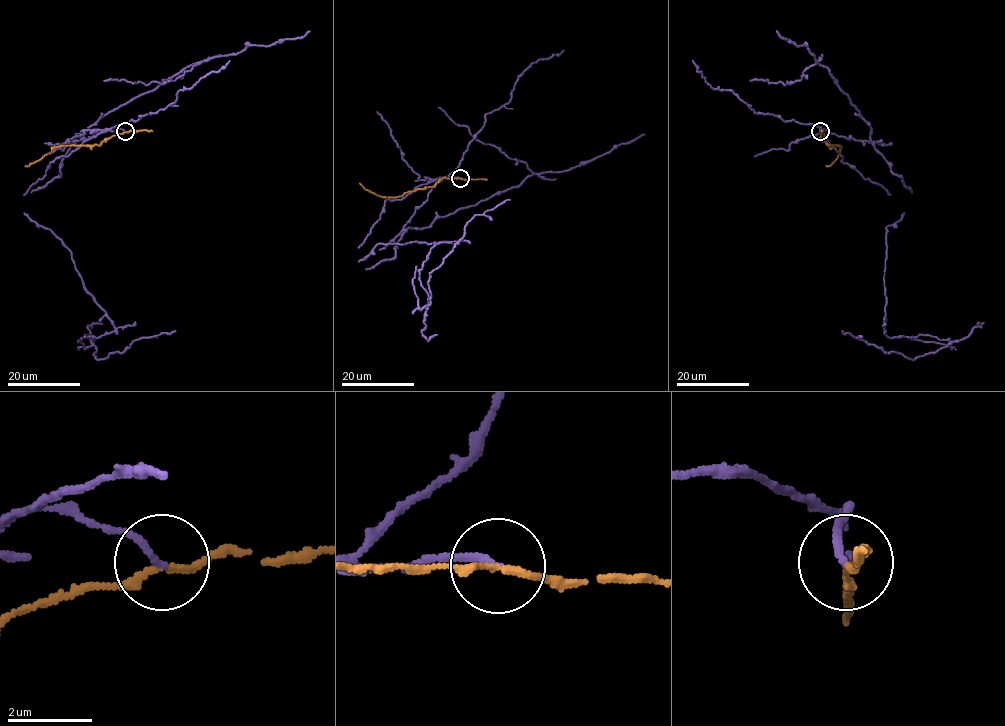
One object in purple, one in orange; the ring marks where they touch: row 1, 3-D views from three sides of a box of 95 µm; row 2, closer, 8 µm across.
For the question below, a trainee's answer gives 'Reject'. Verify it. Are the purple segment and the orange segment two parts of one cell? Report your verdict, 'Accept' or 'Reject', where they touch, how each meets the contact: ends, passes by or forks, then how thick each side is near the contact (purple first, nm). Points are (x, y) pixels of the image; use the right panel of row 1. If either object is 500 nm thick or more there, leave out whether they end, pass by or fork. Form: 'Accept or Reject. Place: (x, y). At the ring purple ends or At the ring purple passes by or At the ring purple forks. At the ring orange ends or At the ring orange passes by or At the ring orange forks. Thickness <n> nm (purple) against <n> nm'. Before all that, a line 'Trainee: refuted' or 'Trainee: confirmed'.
Trainee: confirmed
Reject. Place: (820, 131). At the ring purple ends. At the ring orange passes by. Thickness 170 nm (purple) against 170 nm

